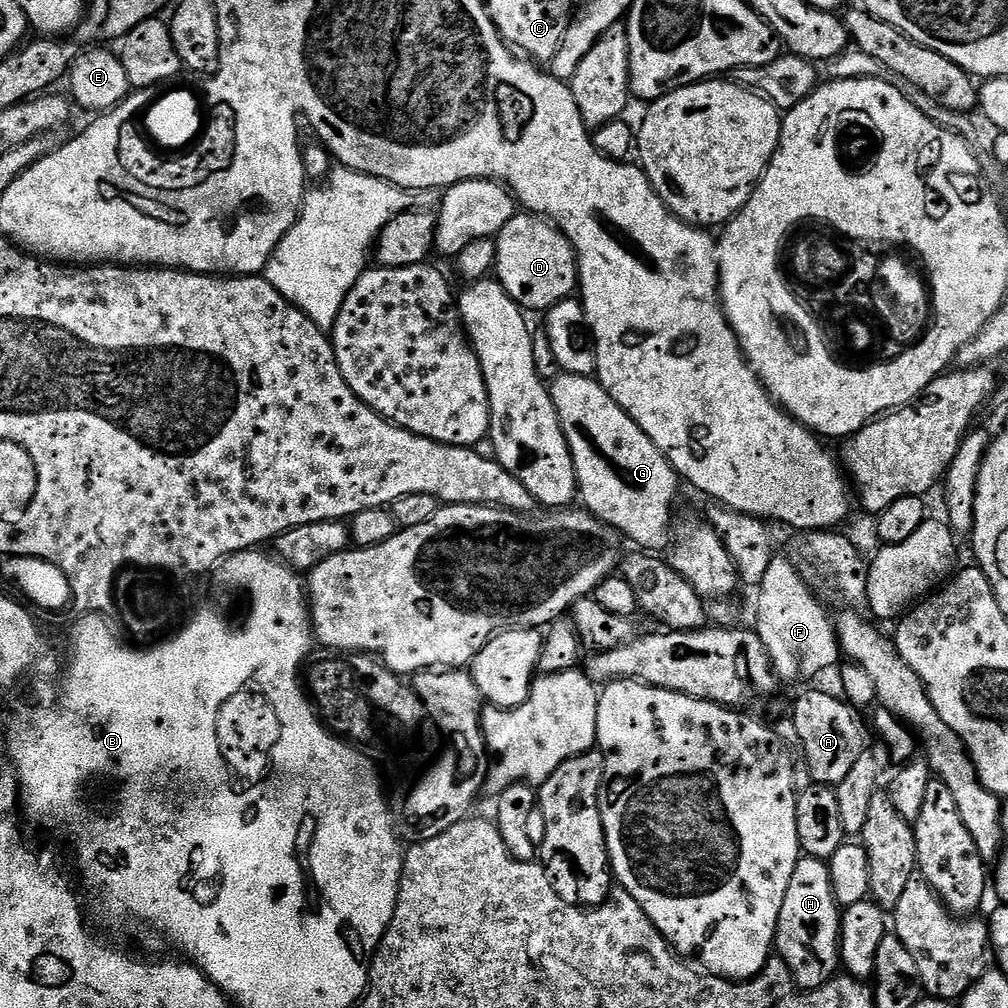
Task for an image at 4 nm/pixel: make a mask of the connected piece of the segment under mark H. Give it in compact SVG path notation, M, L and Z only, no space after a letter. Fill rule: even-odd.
M804 856L794 866L782 914L778 914L775 951L786 962L800 990L820 988L837 975L840 963L840 917L842 909L834 898L827 863ZM837 968L837 969L836 969Z

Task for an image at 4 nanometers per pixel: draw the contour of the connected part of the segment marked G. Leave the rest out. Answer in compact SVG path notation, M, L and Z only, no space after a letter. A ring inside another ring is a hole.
M565 372L551 381L550 391L552 393L552 401L556 407L556 413L560 419L560 425L564 431L564 437L568 443L568 449L572 455L572 461L574 462L574 470L576 471L576 487L578 489L579 499L582 501L583 507L587 511L591 512L593 516L596 516L604 524L609 524L611 528L616 529L620 533L621 537L630 539L644 550L656 550L652 548L664 548L667 549L670 544L670 536L668 540L668 531L673 531L674 520L672 524L672 507L676 504L676 480L678 481L678 473L673 468L670 461L665 458L662 453L656 449L654 442L649 438L645 432L639 428L634 422L634 418L628 416L628 409L618 406L618 402L614 402L614 398L610 398L610 394L607 392L600 381L591 376L575 376L569 372Z

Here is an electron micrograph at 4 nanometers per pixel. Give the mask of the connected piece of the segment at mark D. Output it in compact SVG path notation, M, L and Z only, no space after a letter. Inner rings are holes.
M518 214L514 218L510 218L510 222L506 222L506 226L502 226L500 235L495 237L496 241L496 266L494 269L495 279L500 281L500 285L506 290L508 297L514 301L515 304L520 305L521 309L529 310L528 308L533 308L534 311L543 313L549 308L553 308L558 302L569 299L577 291L578 288L578 273L576 270L576 252L572 248L571 242L562 235L560 229L552 223L551 220L537 216L535 214Z

